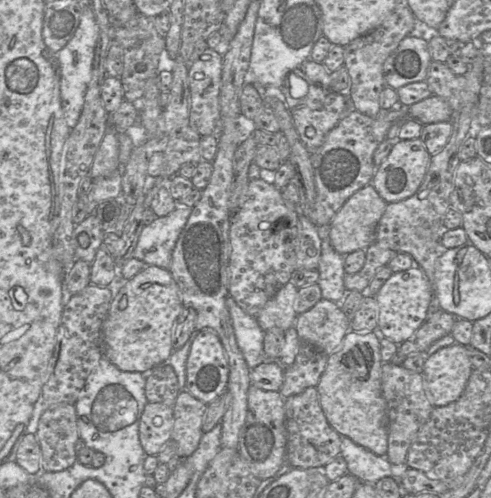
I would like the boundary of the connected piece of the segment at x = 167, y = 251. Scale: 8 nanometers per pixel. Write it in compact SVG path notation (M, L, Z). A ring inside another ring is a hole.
M180 206L143 227L133 257L146 265L169 269L172 252L193 207Z

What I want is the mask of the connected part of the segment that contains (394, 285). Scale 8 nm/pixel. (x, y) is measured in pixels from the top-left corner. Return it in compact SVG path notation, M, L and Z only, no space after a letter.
M420 267L392 273L377 292L375 299L379 306L378 328L383 336L397 345L409 339L429 315L432 287Z

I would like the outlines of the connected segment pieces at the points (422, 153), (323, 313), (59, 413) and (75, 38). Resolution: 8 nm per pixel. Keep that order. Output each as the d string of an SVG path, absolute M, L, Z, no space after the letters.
M420 138L397 140L387 158L377 167L371 184L387 204L409 198L422 184L431 157Z
M321 298L309 310L296 316L294 327L302 343L331 355L351 330L350 324L338 303Z
M61 403L48 407L41 415L36 437L42 452L42 468L58 472L77 461L75 445L79 431L75 405Z
M83 8L80 23L69 42L58 52L60 71L61 108L67 126L76 126L80 118L85 95L93 73L93 60L98 42L99 28L91 8Z

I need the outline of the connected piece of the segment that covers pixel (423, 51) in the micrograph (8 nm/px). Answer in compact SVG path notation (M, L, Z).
M407 35L384 62L386 86L397 90L409 83L425 81L431 62L427 41Z

